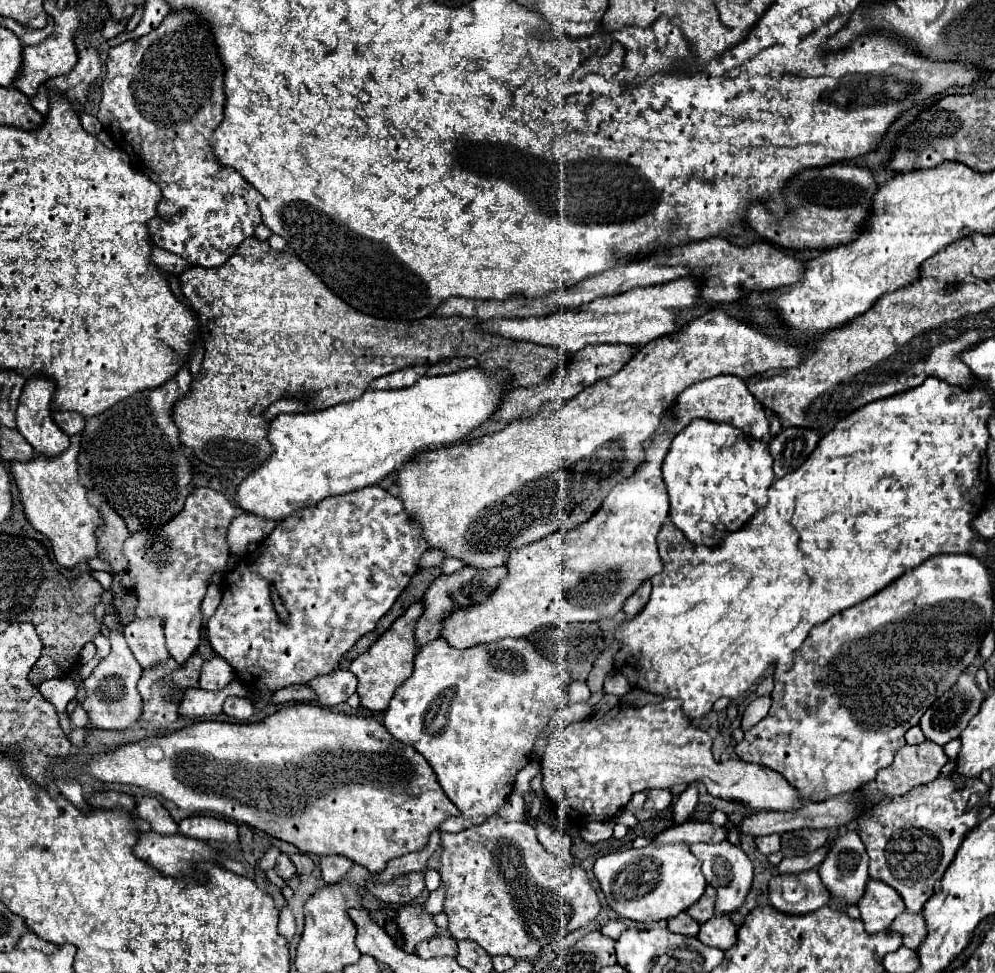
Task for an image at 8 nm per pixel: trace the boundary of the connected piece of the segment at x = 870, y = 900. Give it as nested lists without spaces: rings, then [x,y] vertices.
[[[868,881],[866,893],[862,895],[858,909],[862,913],[864,929],[868,933],[886,931],[886,927],[900,913],[906,911],[902,897],[890,885],[882,883],[882,881]]]

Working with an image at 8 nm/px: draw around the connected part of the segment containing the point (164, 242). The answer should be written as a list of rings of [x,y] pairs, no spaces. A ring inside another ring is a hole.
[[[172,11],[158,29],[108,51],[100,111],[96,115],[114,143],[128,153],[134,169],[156,173],[152,177],[162,189],[162,201],[158,215],[148,225],[154,243],[200,267],[224,265],[234,255],[236,247],[246,237],[252,237],[256,225],[262,223],[258,209],[260,193],[234,169],[218,163],[210,147],[212,133],[224,115],[224,71],[210,25],[194,15],[194,11]]]

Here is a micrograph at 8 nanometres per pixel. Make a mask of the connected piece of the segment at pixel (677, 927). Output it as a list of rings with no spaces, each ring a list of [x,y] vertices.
[[[678,913],[676,917],[668,919],[668,929],[670,929],[672,933],[696,937],[698,931],[700,931],[700,923],[698,923],[696,919],[692,919],[688,913]]]

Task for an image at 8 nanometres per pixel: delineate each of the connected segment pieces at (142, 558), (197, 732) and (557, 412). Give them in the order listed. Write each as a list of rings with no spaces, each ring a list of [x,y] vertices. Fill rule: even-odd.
[[[198,487],[186,499],[184,509],[166,527],[160,527],[156,531],[140,531],[136,535],[130,535],[124,543],[124,555],[130,561],[128,573],[136,579],[136,617],[162,617],[170,657],[174,657],[178,663],[186,663],[186,659],[196,653],[202,641],[200,605],[206,595],[212,571],[226,569],[230,549],[226,541],[224,553],[224,535],[234,515],[236,509],[224,493],[208,487]]]
[[[306,703],[284,707],[282,711],[266,717],[260,723],[240,725],[240,723],[222,723],[222,721],[200,721],[200,723],[194,723],[190,727],[184,727],[184,729],[180,729],[176,733],[170,733],[170,735],[164,735],[164,737],[152,737],[152,739],[146,739],[146,741],[128,743],[128,745],[118,747],[116,751],[102,753],[100,757],[96,757],[94,761],[84,765],[82,771],[90,773],[92,777],[96,777],[100,781],[106,781],[106,783],[124,783],[124,785],[144,787],[144,789],[148,789],[148,791],[152,791],[152,793],[156,793],[156,795],[160,795],[168,801],[174,801],[178,807],[182,807],[190,815],[206,811],[206,813],[218,813],[218,815],[234,819],[238,823],[246,823],[250,827],[256,827],[256,829],[280,839],[280,841],[292,843],[302,853],[314,853],[314,855],[334,855],[336,853],[336,855],[344,855],[344,857],[352,859],[354,863],[366,867],[372,875],[384,871],[384,867],[390,859],[402,857],[404,853],[422,851],[428,843],[430,833],[440,829],[440,825],[448,817],[456,817],[460,813],[456,809],[456,805],[438,787],[436,775],[434,775],[432,767],[428,765],[428,761],[414,747],[394,739],[382,723],[378,723],[376,719],[368,719],[368,717],[334,713],[326,707],[306,705]]]
[[[710,309],[706,315],[694,319],[684,331],[676,333],[676,335],[666,335],[666,337],[658,337],[650,343],[646,343],[644,347],[638,349],[638,353],[634,355],[634,359],[630,359],[630,363],[626,363],[626,367],[622,367],[616,375],[606,377],[602,381],[598,381],[592,387],[586,387],[582,393],[576,395],[576,399],[570,399],[566,403],[562,401],[554,401],[554,403],[544,403],[542,411],[538,411],[538,415],[534,415],[534,419],[514,419],[510,421],[502,431],[466,441],[466,443],[458,443],[454,447],[440,447],[434,451],[424,451],[422,455],[416,455],[410,463],[404,465],[404,469],[398,473],[398,497],[402,499],[404,507],[408,513],[416,515],[416,519],[420,521],[426,541],[430,543],[432,549],[444,549],[448,557],[460,557],[464,559],[470,567],[498,567],[498,565],[506,565],[506,559],[510,555],[512,549],[524,547],[528,543],[534,543],[546,535],[550,535],[556,529],[564,529],[564,527],[576,527],[580,523],[584,523],[602,503],[602,499],[608,495],[608,491],[620,483],[624,477],[628,477],[642,461],[644,461],[644,447],[642,443],[648,441],[656,429],[662,423],[662,417],[666,413],[666,409],[674,403],[674,399],[690,385],[716,377],[716,375],[736,375],[740,379],[748,379],[754,373],[764,373],[770,369],[788,369],[788,367],[796,367],[802,359],[802,349],[800,347],[792,347],[792,343],[784,343],[772,337],[766,337],[764,333],[760,333],[756,327],[752,327],[750,323],[736,319],[736,317],[728,317],[722,309]]]

